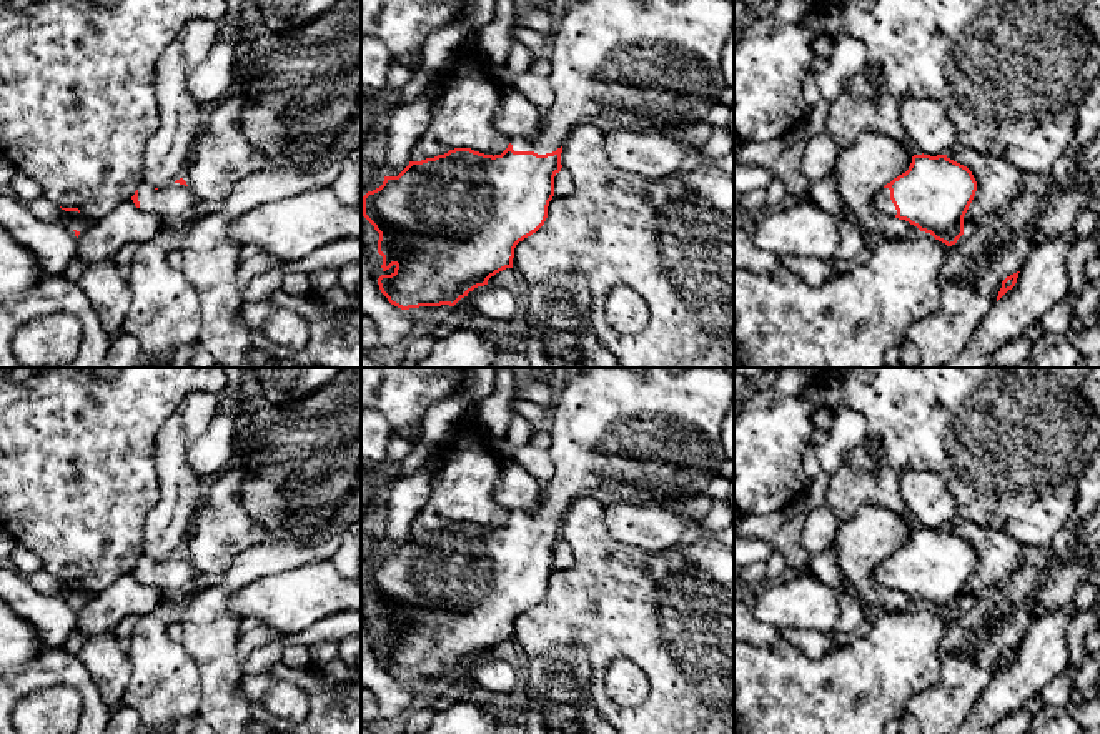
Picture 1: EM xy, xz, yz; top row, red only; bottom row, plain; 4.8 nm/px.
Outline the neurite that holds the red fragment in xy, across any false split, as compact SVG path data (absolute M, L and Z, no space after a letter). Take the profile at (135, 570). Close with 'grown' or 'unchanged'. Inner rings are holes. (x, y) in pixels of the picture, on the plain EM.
M183 551L163 561L151 561L143 556L131 573L136 581L165 593L183 593L198 574Z | grown

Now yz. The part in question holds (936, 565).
M914 528L909 543L874 569L885 589L895 589L952 619L964 608L964 589L975 569L972 544L947 528Z | grown

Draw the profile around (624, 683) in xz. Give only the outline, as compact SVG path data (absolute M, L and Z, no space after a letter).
M614 659L604 676L604 691L611 702L637 706L651 692L646 674L627 659Z

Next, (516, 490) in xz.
M518 463L504 466L494 488L494 499L508 511L534 513L544 498L543 483L529 476Z

